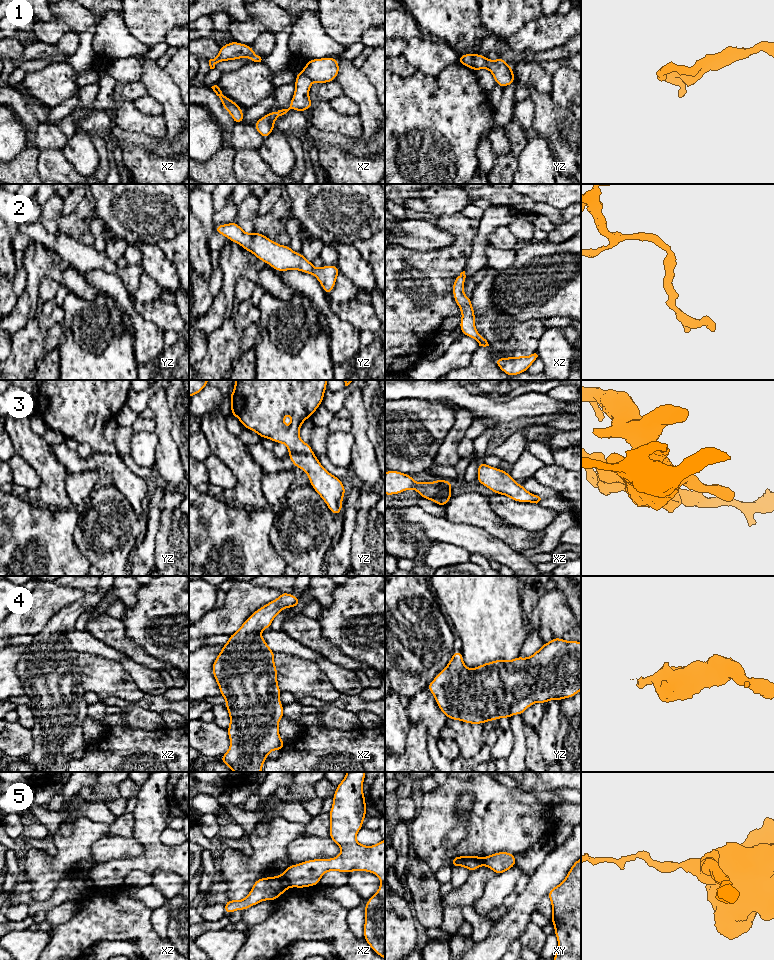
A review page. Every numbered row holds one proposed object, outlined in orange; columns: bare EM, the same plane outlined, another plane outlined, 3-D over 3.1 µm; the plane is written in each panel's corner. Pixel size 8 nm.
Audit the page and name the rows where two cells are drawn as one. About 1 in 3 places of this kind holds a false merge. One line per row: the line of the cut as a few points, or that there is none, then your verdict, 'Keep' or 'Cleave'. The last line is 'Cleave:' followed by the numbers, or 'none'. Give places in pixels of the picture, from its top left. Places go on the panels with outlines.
1: Split along yz (472, 54), (476, 70). Cleave
2: No split. Keep
3: Split along xz (441, 480), (441, 492), (446, 495). Cleave
4: No split. Keep
5: Split along xz (282, 875), (291, 885). Cleave
Cleave: 1, 3, 5

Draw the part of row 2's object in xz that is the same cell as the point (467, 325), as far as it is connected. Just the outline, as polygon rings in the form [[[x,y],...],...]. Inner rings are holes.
[[[463,271],[455,278],[452,290],[455,302],[462,312],[462,319],[459,327],[463,335],[474,338],[479,346],[486,347],[489,346],[487,340],[478,333],[475,327],[475,313],[472,308],[471,297],[466,297],[464,295],[465,278],[465,271]]]

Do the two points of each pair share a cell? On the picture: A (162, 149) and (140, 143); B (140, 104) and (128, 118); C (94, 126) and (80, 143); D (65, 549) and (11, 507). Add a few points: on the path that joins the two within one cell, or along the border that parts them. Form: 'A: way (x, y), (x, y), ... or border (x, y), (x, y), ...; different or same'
A: border (176, 136), (168, 142), (161, 142), (153, 149); different
B: border (132, 102), (143, 112), (158, 115); different
C: border (78, 128), (87, 133); different
D: way (51, 548), (24, 521); same

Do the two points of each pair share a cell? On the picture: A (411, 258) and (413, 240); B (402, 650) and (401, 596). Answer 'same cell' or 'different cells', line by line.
A: different cells
B: same cell

